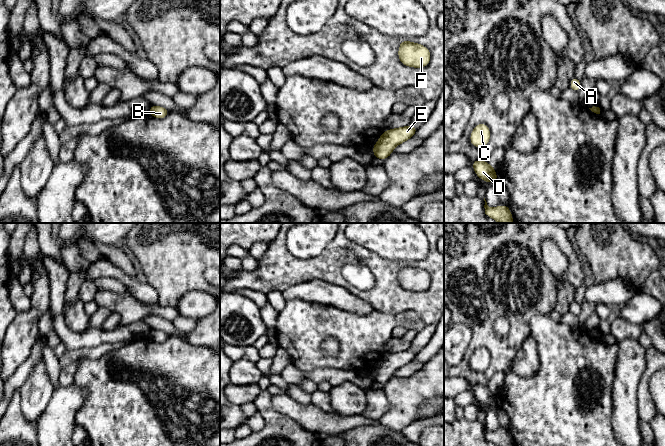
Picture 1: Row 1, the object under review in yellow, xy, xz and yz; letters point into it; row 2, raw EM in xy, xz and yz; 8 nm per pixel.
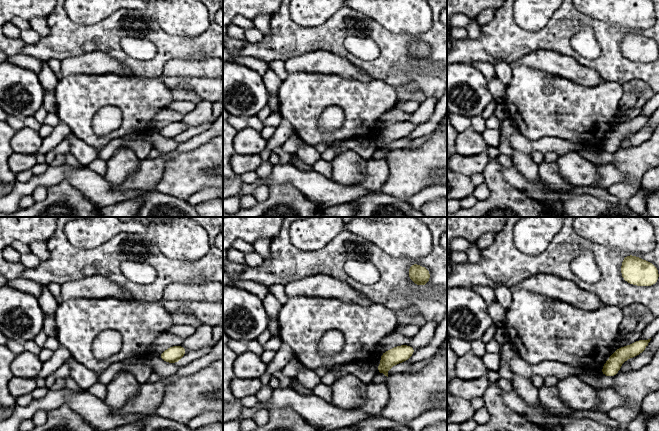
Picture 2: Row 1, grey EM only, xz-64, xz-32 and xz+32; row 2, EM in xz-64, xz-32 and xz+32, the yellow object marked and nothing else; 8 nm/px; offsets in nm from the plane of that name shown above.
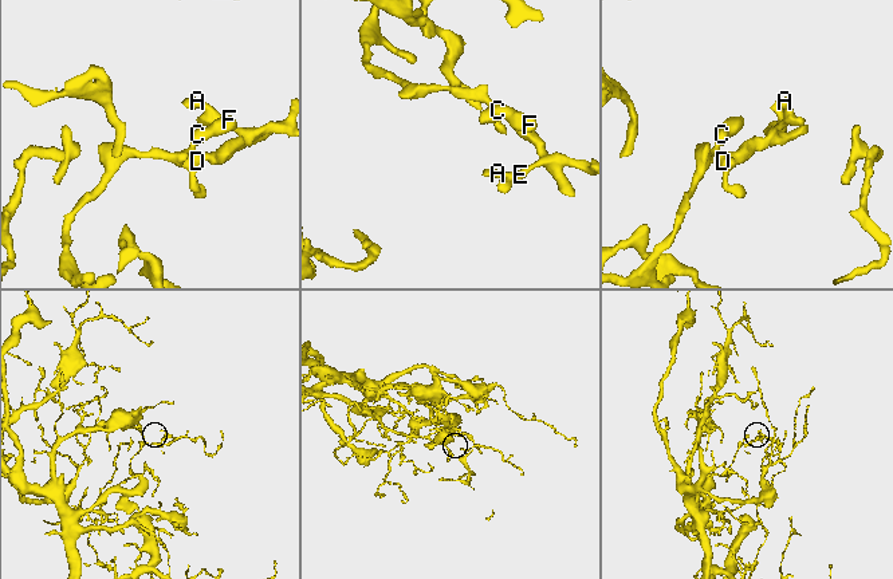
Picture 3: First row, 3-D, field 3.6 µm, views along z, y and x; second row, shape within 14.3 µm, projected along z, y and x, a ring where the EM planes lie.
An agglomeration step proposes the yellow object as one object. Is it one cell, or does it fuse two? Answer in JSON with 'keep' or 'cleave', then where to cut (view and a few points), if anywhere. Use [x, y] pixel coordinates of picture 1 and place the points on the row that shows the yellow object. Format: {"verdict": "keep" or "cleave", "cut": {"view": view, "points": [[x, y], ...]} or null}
{"verdict": "keep", "cut": null}

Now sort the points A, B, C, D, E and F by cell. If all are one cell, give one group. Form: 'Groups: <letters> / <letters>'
Groups: A B C D E F

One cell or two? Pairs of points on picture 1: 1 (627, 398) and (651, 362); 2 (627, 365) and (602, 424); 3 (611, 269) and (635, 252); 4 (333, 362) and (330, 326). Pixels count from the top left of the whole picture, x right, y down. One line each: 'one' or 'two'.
1: two
2: two
3: one
4: one

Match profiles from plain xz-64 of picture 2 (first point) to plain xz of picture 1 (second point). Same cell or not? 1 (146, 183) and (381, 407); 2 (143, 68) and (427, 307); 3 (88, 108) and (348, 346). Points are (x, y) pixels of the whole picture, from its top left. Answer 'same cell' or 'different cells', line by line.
1: same cell
2: same cell
3: same cell

